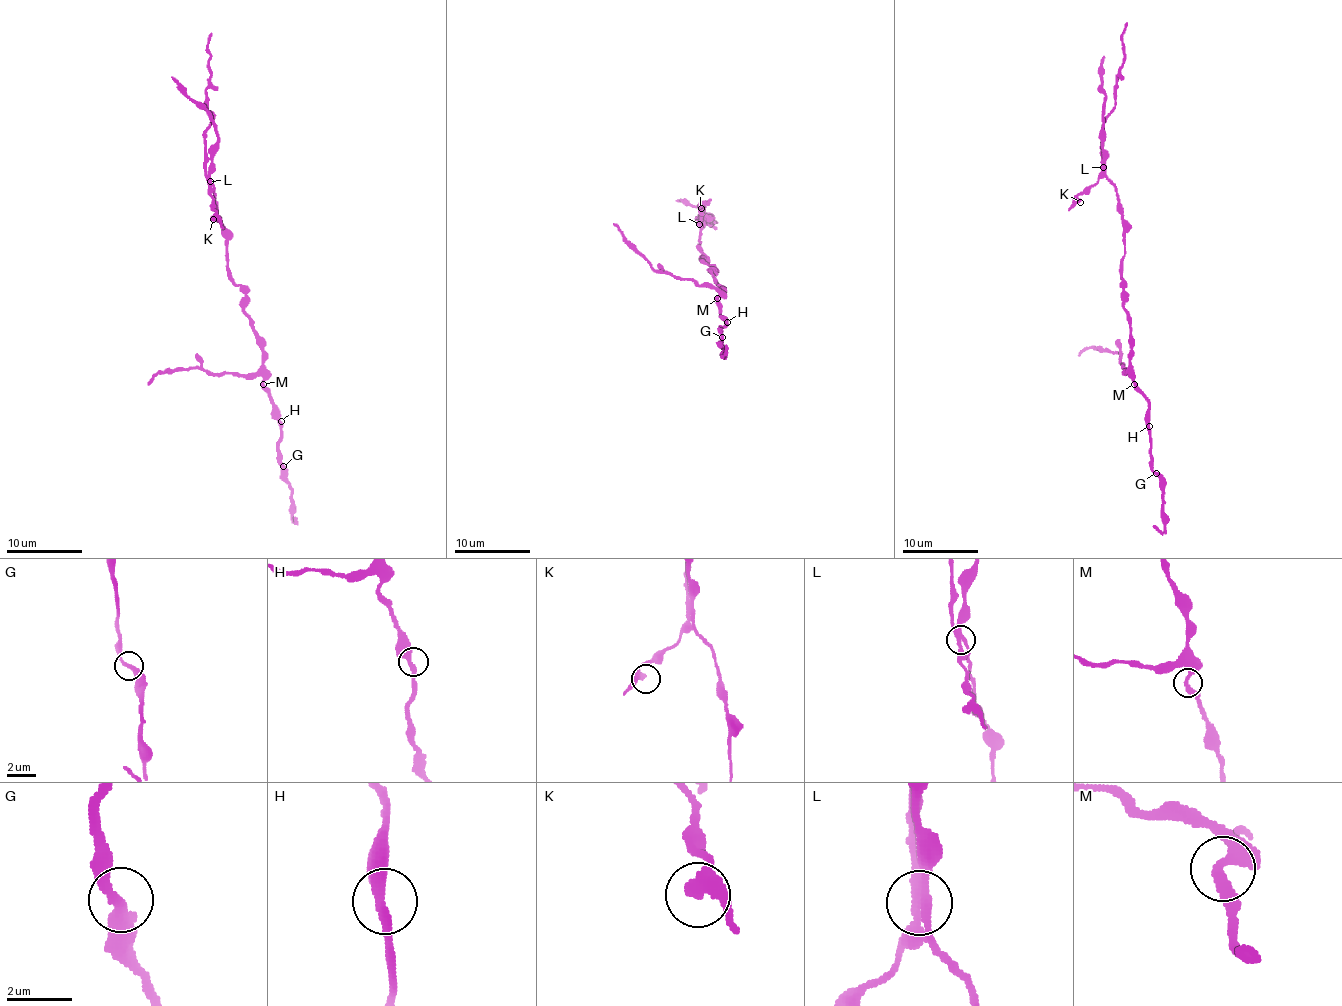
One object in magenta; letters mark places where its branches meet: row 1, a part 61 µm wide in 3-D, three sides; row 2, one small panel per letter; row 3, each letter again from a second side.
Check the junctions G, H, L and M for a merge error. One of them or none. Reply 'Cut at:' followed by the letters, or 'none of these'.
Cut at: L

